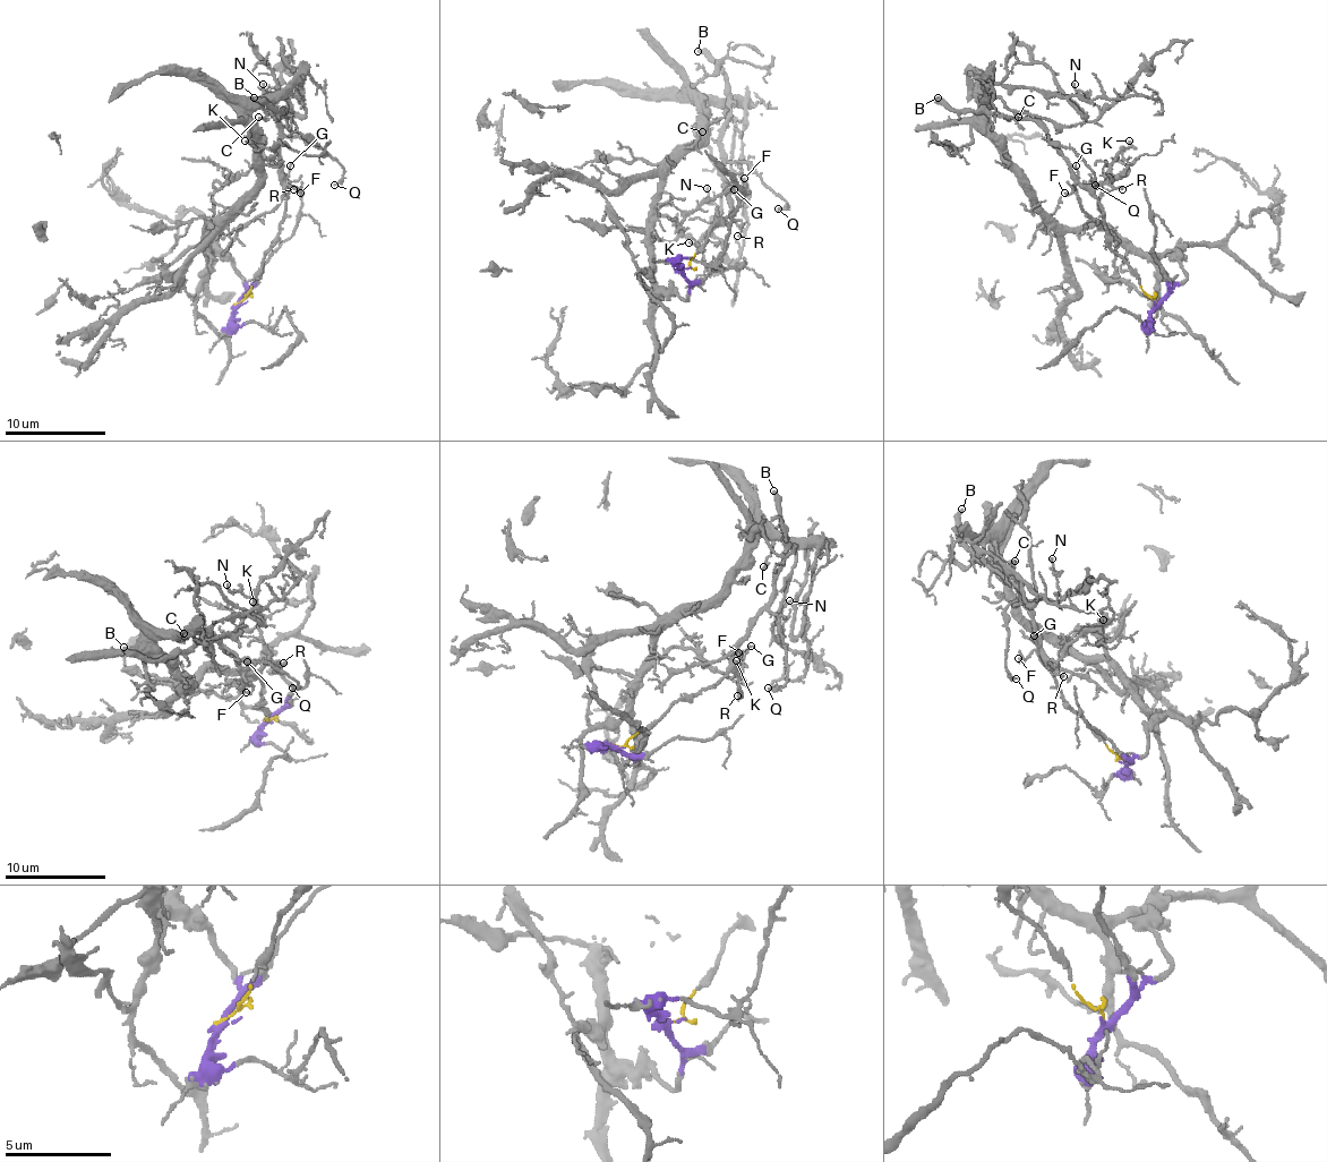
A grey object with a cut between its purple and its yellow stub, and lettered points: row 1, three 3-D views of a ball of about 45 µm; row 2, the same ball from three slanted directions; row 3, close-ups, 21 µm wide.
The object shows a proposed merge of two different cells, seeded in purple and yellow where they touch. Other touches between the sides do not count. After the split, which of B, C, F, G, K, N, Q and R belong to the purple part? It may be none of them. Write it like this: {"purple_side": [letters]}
{"purple_side": ["C", "N"]}

